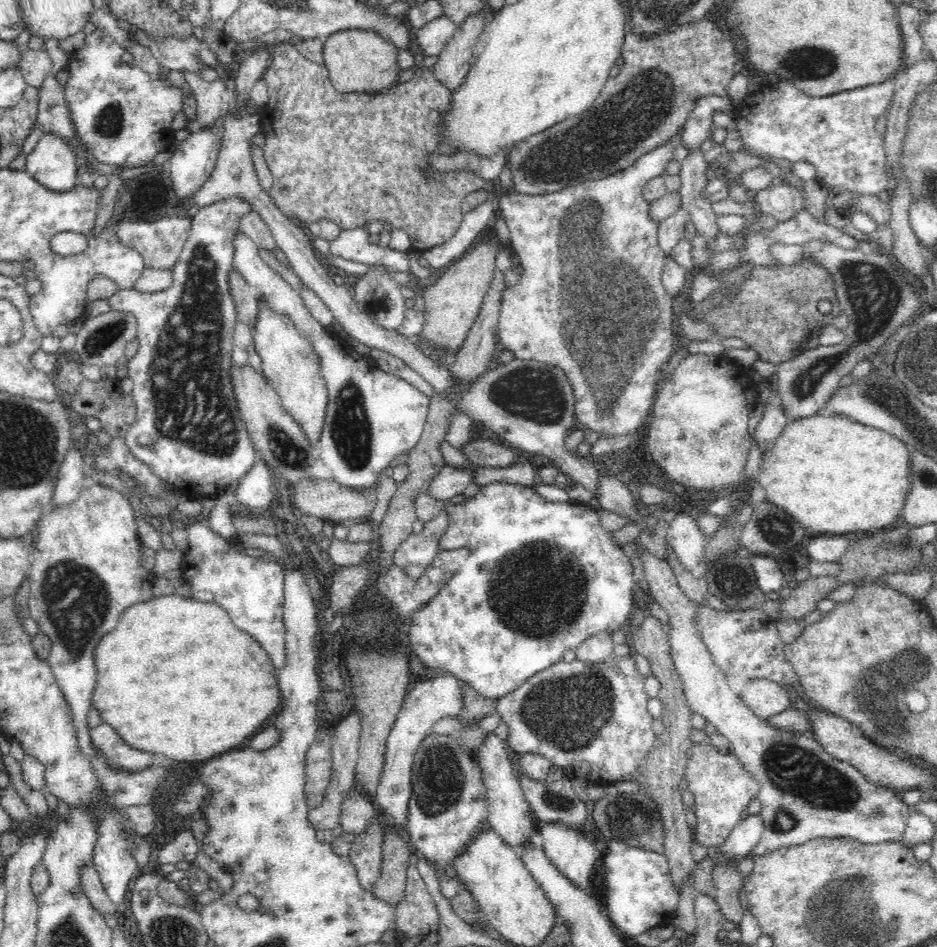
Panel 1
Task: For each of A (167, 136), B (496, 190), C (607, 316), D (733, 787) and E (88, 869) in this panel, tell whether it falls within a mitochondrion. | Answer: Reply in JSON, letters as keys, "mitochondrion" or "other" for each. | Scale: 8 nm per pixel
{"A":"other","B":"other","C":"mitochondrion","D":"other","E":"other"}

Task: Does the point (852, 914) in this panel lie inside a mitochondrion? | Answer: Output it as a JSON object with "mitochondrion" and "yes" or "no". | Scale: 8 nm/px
{"mitochondrion":"yes"}

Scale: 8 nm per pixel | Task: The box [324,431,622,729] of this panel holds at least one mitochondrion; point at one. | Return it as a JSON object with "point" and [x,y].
{"point":[539,591]}

